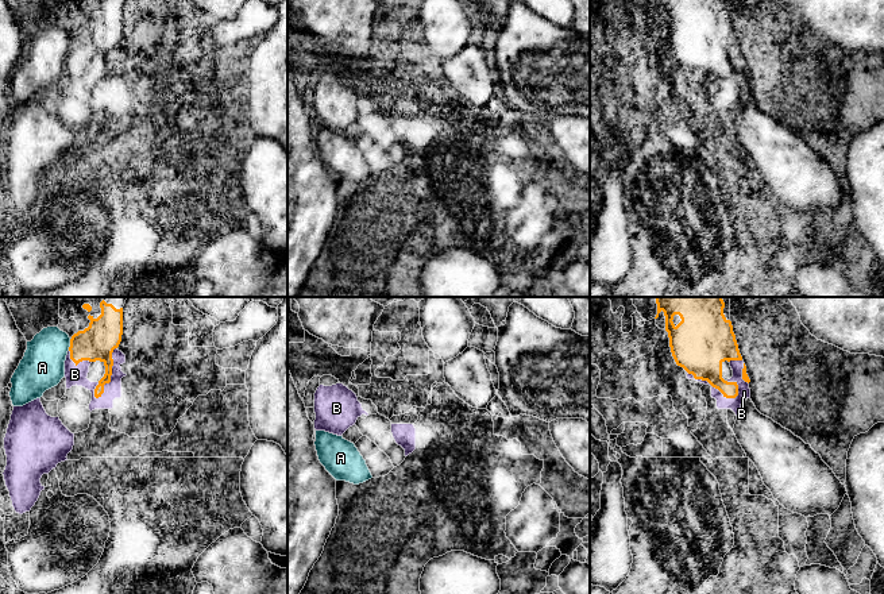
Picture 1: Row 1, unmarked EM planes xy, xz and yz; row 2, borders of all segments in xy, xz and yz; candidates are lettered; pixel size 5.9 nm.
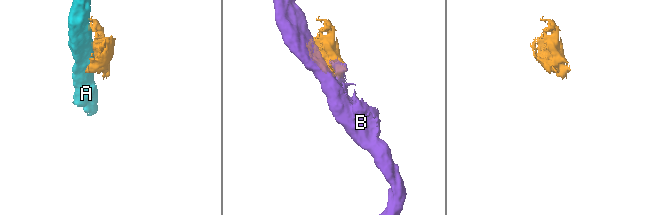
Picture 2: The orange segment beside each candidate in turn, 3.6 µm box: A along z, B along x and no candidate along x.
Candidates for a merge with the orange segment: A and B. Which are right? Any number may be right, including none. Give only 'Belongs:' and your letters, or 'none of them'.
Belongs: none of them

